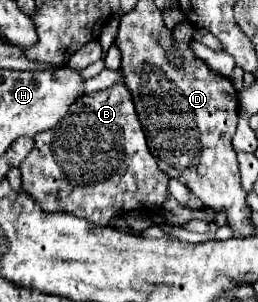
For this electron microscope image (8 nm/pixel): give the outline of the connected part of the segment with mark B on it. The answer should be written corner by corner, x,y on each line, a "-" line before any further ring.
112,86
94,94
88,94
82,102
72,104
70,112
58,126
34,136
36,146
26,160
22,162
22,186
26,192
30,192
32,198
38,198
38,204
42,204
42,210
50,212
72,212
76,210
76,204
82,204
84,212
110,212
110,202
124,202
124,194
132,196
126,198
126,202
134,202
134,194
140,194
138,202
162,202
168,196
168,174
162,174
158,170
158,164
154,162
154,156
150,154
150,148
146,144
146,136
142,132
140,120
134,110
132,94
126,86

